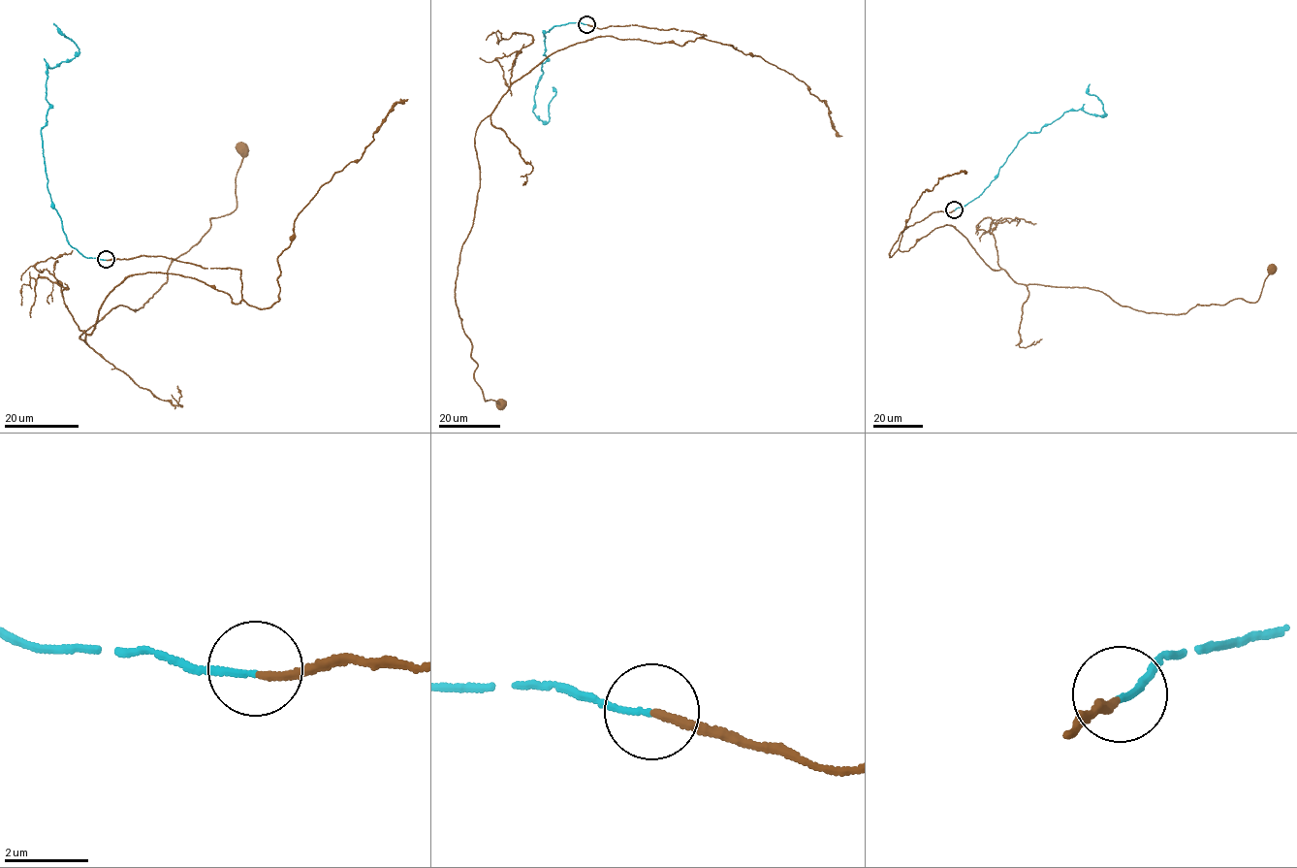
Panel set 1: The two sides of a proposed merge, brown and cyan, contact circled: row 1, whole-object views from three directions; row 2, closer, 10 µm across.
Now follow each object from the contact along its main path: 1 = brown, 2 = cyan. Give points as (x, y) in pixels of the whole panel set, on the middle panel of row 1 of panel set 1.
1: (586, 24), (706, 35), (570, 45), (516, 80), (476, 130), (480, 187), (455, 298), (475, 381), (503, 404)
2: (586, 24), (569, 22), (543, 32), (547, 59), (533, 112), (548, 122), (549, 102), (555, 93), (553, 87)

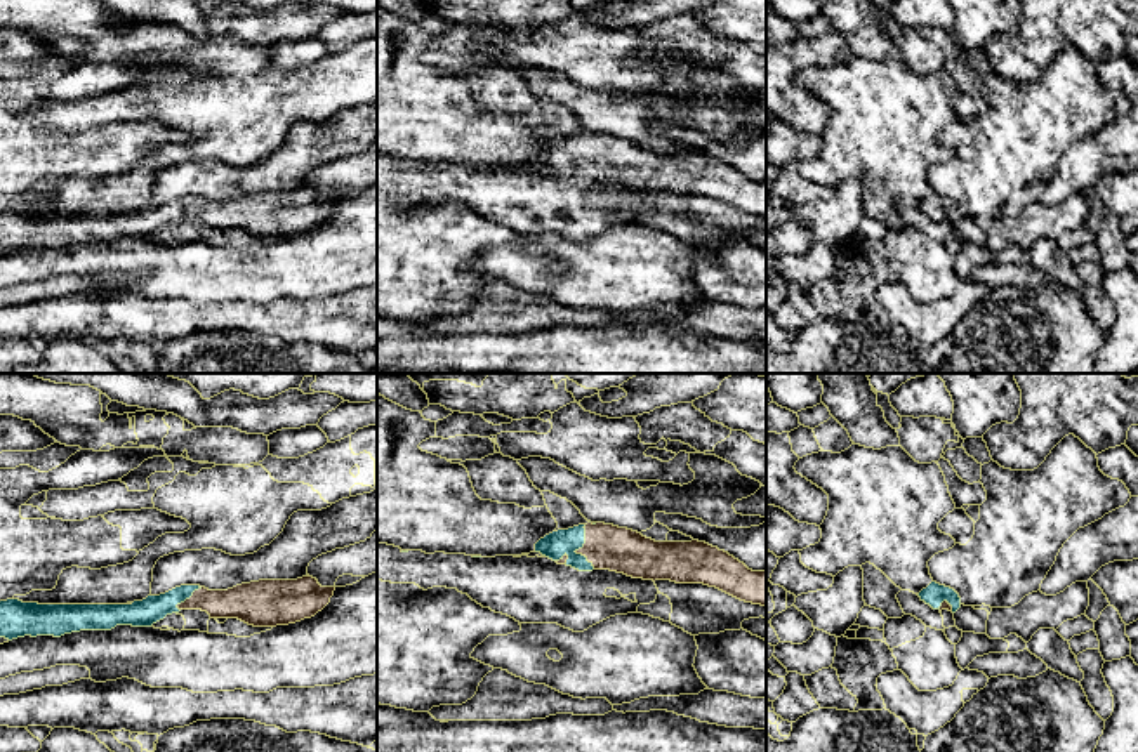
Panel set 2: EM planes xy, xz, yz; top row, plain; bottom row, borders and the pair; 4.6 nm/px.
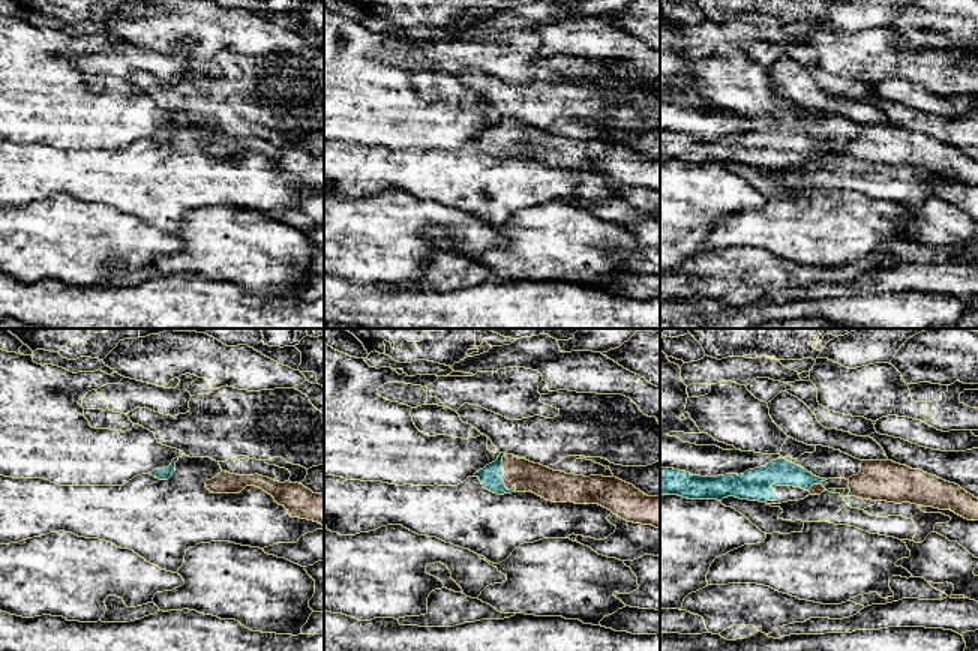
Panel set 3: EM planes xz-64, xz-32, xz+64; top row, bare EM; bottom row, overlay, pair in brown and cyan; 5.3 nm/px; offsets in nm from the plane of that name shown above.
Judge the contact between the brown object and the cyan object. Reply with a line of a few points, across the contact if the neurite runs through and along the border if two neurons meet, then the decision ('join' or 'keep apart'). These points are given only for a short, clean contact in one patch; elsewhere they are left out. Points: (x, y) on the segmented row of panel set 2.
xz (608, 547), (582, 547), (555, 546) | join

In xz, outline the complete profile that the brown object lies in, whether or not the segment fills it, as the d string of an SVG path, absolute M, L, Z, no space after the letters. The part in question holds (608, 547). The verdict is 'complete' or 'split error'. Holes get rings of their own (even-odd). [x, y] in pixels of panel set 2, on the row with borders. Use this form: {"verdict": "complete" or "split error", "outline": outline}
{"verdict": "split error", "outline": "M605 523L558 530L535 552L579 571L610 570L643 580L704 584L740 601L766 606L766 571L752 571L705 542L655 542Z"}

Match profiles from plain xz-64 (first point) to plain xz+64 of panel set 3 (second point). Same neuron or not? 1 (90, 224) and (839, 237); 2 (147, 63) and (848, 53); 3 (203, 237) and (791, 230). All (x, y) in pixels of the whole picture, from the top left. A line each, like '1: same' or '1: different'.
1: different
2: same
3: same

